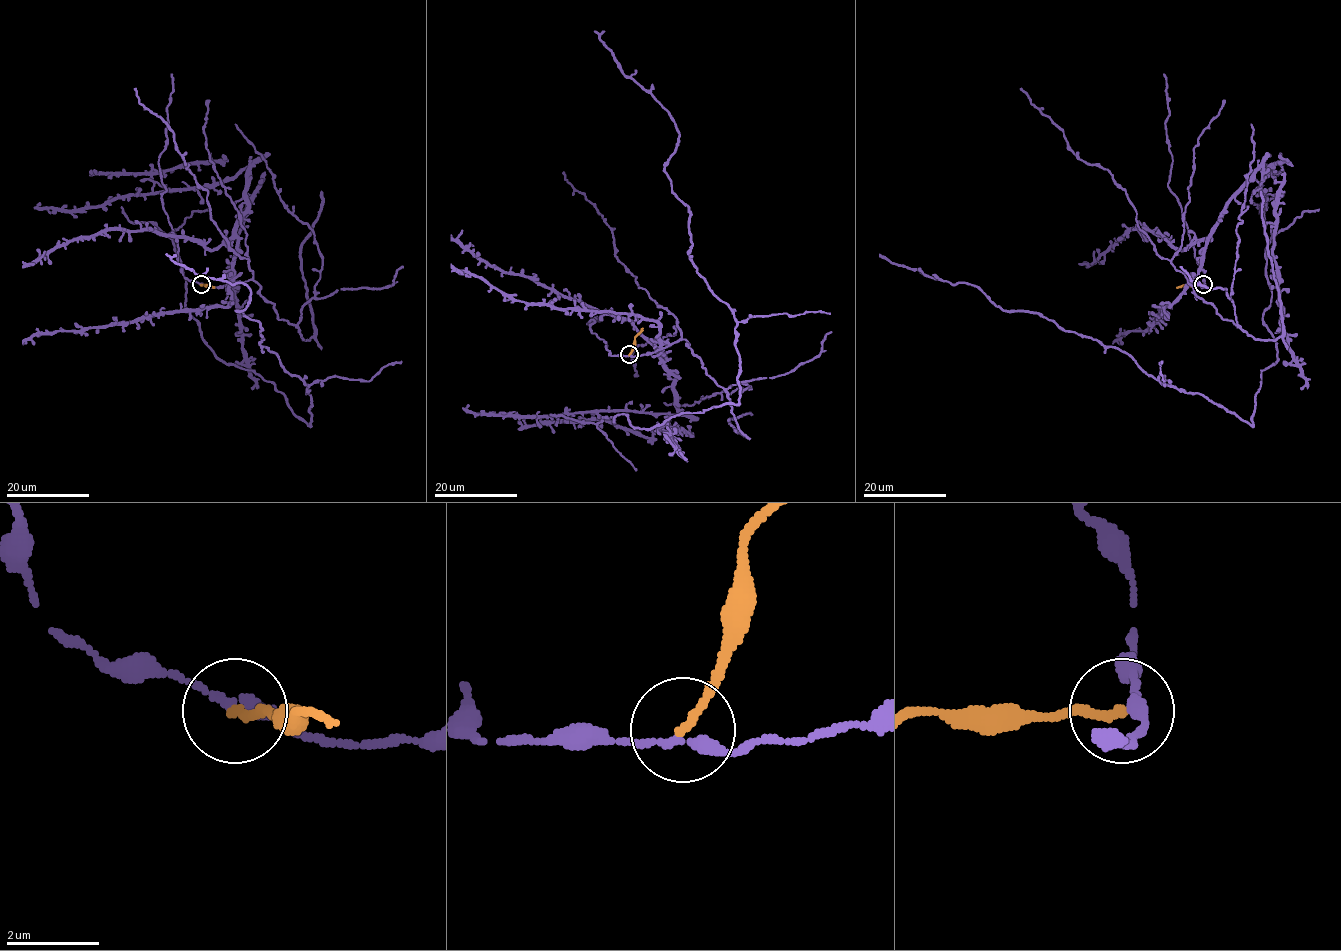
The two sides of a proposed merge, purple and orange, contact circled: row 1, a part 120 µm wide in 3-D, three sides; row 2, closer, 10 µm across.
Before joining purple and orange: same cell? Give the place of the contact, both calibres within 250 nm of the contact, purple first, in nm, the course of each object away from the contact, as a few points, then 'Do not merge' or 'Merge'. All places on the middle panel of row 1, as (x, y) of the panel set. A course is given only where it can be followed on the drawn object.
Place: (629, 354). Thickness 190 nm (purple) against 180 nm. Course of purple: (628, 355), (670, 344), (677, 413), (550, 415), (739, 403), (737, 322), (665, 171), (678, 130), (594, 31). Course of orange: (629, 354), (634, 336), (643, 328). Do not merge

